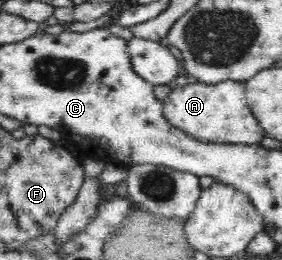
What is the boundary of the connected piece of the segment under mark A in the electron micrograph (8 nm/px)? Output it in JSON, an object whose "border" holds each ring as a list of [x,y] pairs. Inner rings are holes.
{"border":[[[234,81],[213,85],[197,82],[173,88],[169,97],[162,101],[165,119],[199,142],[246,145],[261,143],[266,134],[257,118],[251,114],[245,90],[245,83]]]}

